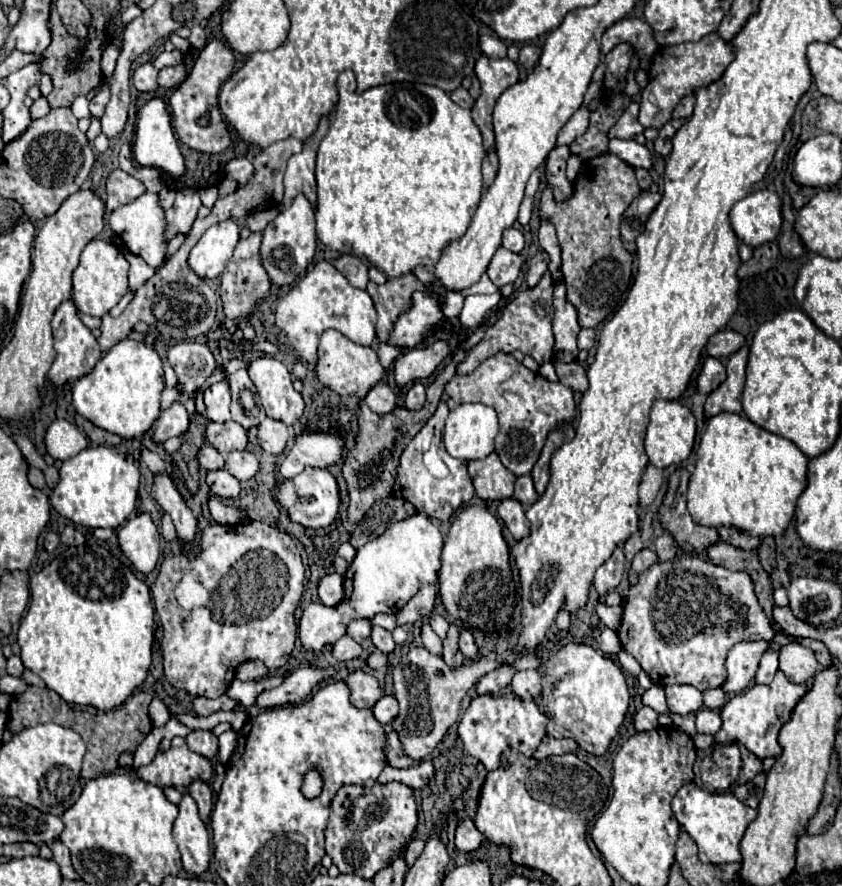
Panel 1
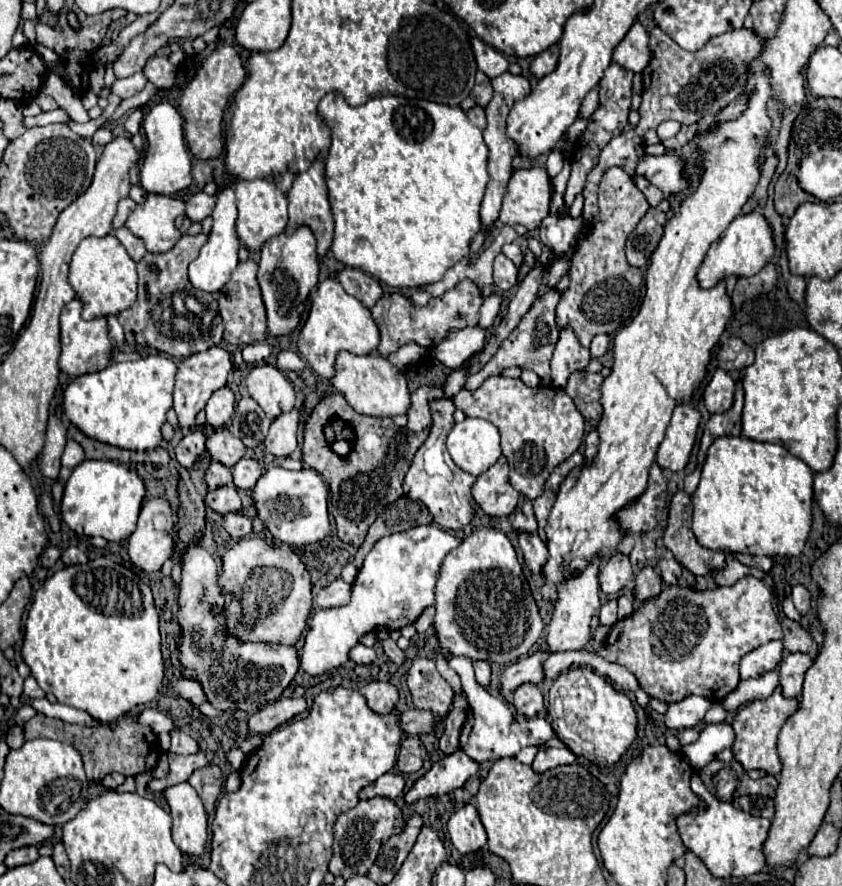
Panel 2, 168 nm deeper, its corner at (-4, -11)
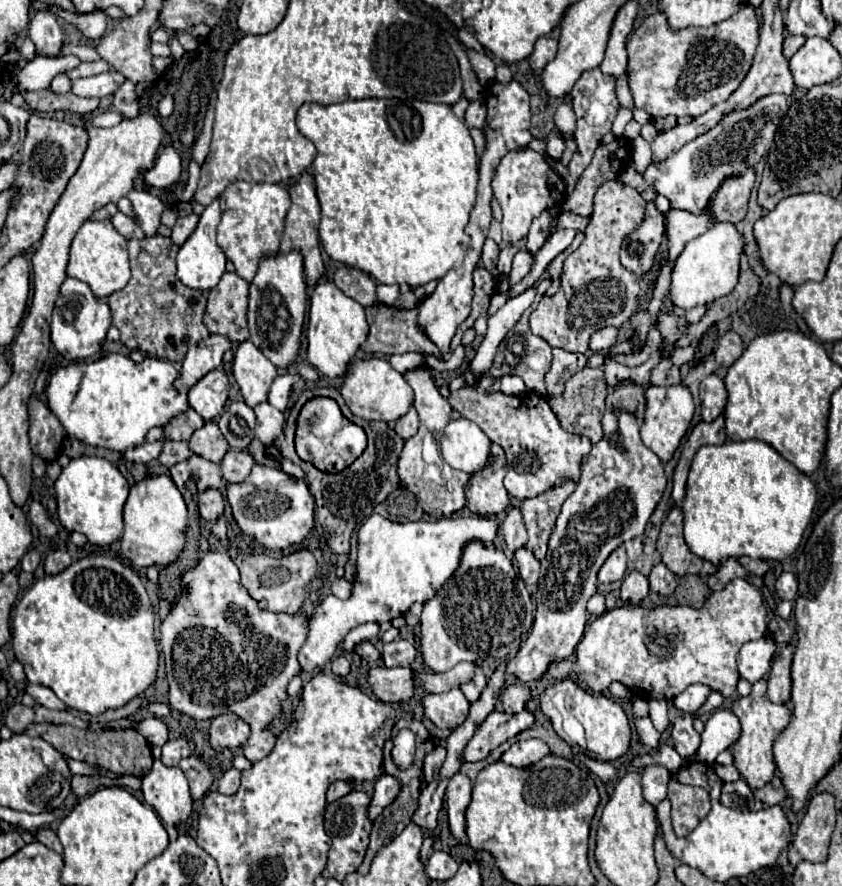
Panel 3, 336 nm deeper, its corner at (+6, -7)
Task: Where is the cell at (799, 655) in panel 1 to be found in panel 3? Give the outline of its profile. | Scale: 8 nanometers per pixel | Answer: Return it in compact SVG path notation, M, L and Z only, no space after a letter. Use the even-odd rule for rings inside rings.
M787 645L783 647L777 657L773 659L771 665L771 673L769 673L769 687L767 687L767 699L773 703L787 703L789 701L789 693L791 693L791 659L793 659L795 647Z

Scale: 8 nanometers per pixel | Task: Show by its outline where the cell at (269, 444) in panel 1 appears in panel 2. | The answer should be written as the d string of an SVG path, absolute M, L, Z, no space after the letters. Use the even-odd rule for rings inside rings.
M294 408L289 413L281 413L271 421L269 433L263 441L269 453L273 453L275 457L287 457L298 448L299 420L298 410Z

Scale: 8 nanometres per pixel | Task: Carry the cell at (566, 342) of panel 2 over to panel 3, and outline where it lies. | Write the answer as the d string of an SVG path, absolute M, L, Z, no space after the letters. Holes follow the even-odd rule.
M555 347L553 349L553 363L545 375L545 385L547 385L547 395L555 397L561 393L565 381L577 373L579 369L583 369L587 363L587 357L579 355L579 353L569 353L565 349Z

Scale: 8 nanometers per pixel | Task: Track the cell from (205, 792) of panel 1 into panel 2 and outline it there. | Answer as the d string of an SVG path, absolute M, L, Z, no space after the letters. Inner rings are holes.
M207 765L203 769L197 769L191 777L189 777L189 783L195 787L195 791L199 793L199 797L203 799L203 805L205 805L205 811L209 817L215 815L215 805L217 805L217 799L221 795L221 789L223 789L223 773L217 765Z

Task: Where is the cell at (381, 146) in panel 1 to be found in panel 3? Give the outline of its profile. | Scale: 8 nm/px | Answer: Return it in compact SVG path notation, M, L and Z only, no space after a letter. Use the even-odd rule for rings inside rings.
M359 99L359 101L343 101L337 105L319 105L319 103L303 103L297 111L297 127L299 131L315 143L317 155L313 161L313 179L317 187L317 197L321 203L321 223L319 223L319 239L325 253L349 267L361 269L379 283L397 283L419 287L433 279L441 279L447 271L461 265L461 257L469 247L469 235L465 233L465 225L469 221L469 213L475 205L477 191L477 153L467 125L457 119L449 105L429 103L429 101L401 101L401 99Z

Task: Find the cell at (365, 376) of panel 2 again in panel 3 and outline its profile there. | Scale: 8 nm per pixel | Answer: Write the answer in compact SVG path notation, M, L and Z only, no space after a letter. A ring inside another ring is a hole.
M383 357L357 359L351 365L351 369L345 373L341 395L353 415L361 419L373 419L373 421L395 421L403 417L409 405L413 403L413 389L409 389L405 377L399 371L395 371L391 363Z

